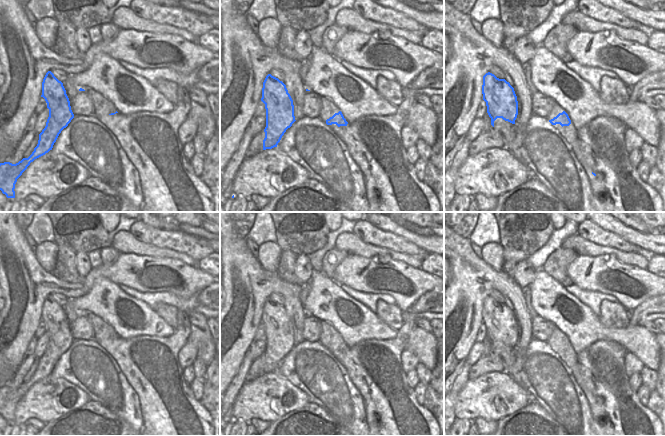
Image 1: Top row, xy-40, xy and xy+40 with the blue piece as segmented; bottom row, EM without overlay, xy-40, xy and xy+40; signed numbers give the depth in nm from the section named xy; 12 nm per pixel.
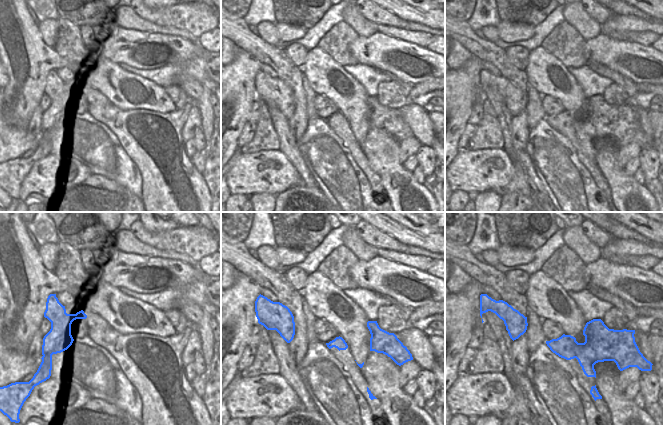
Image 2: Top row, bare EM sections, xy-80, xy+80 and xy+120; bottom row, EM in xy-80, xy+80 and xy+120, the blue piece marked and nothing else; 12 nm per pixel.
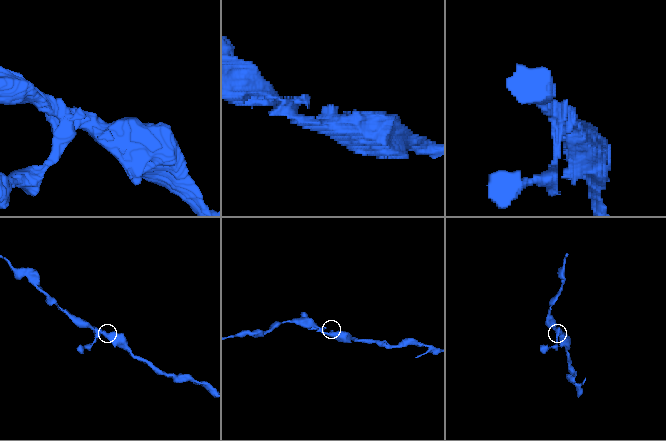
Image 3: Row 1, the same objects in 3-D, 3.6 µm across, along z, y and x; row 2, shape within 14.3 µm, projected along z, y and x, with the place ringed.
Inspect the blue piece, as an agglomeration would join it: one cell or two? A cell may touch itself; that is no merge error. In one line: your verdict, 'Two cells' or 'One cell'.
Two cells

